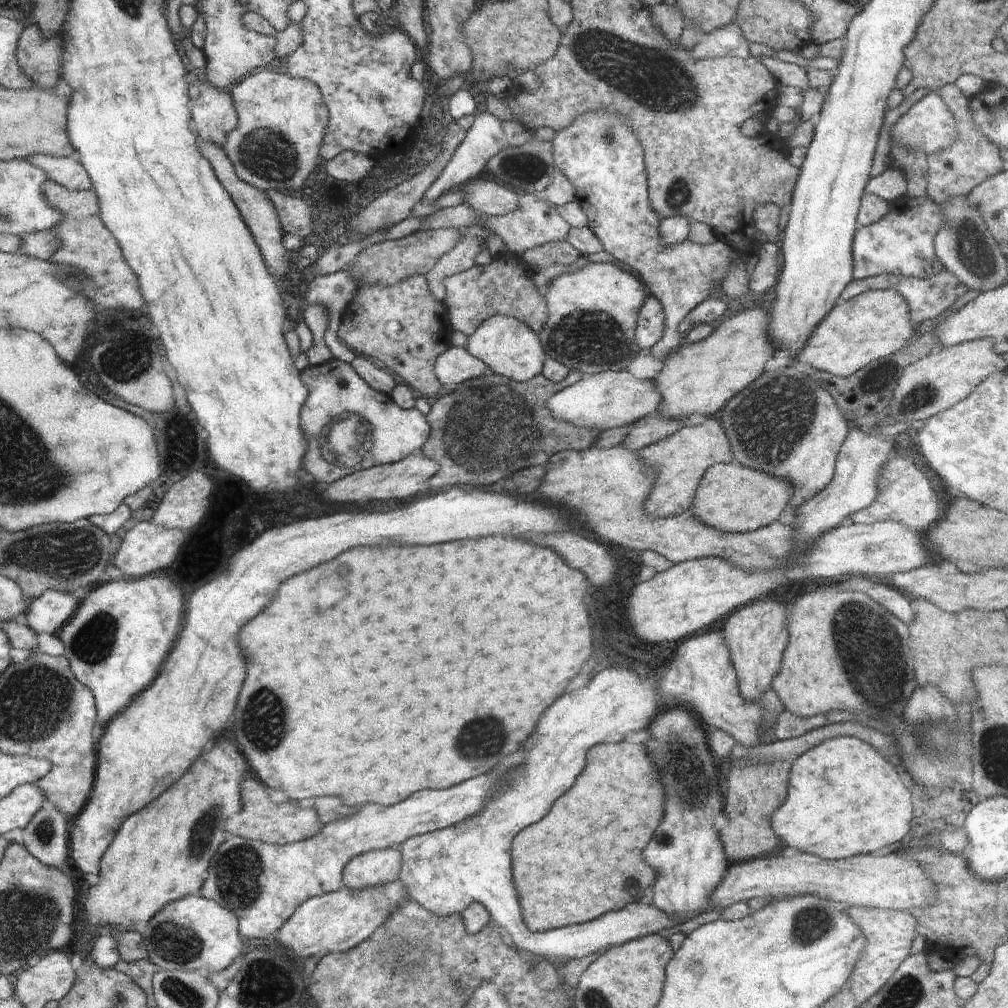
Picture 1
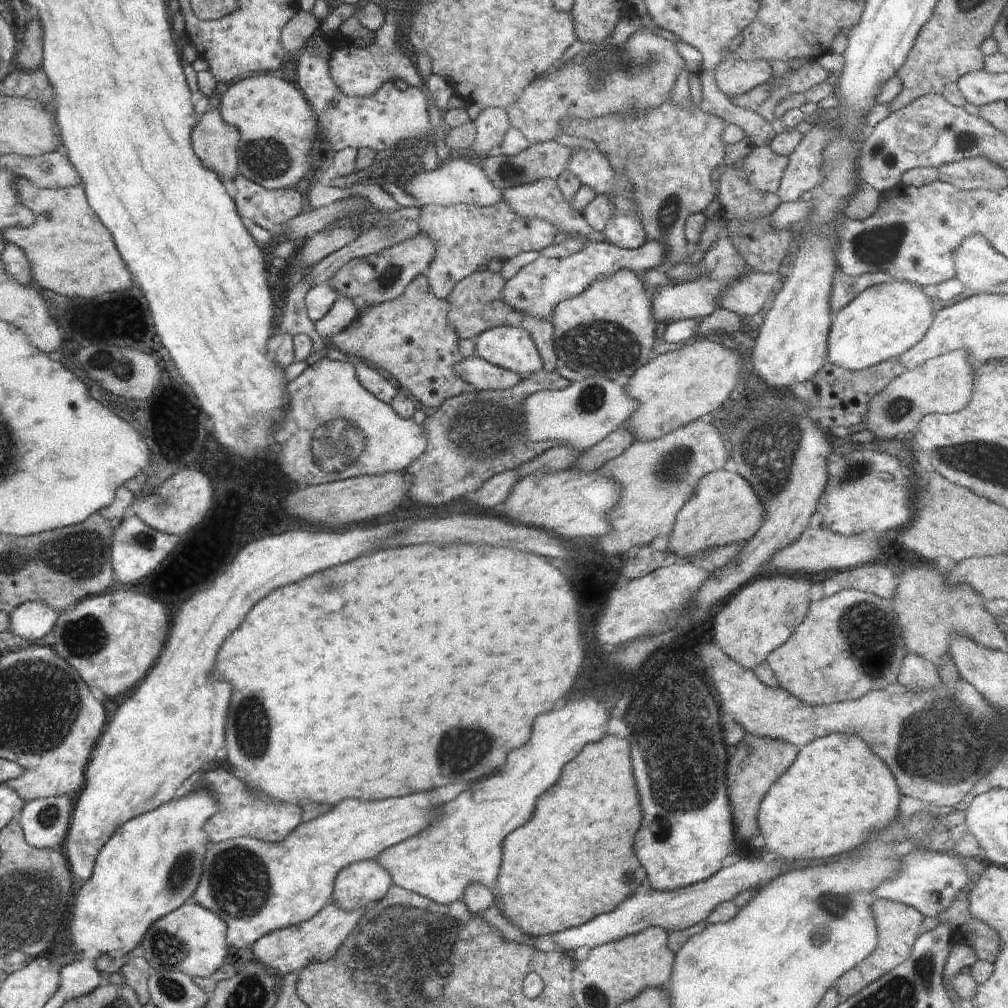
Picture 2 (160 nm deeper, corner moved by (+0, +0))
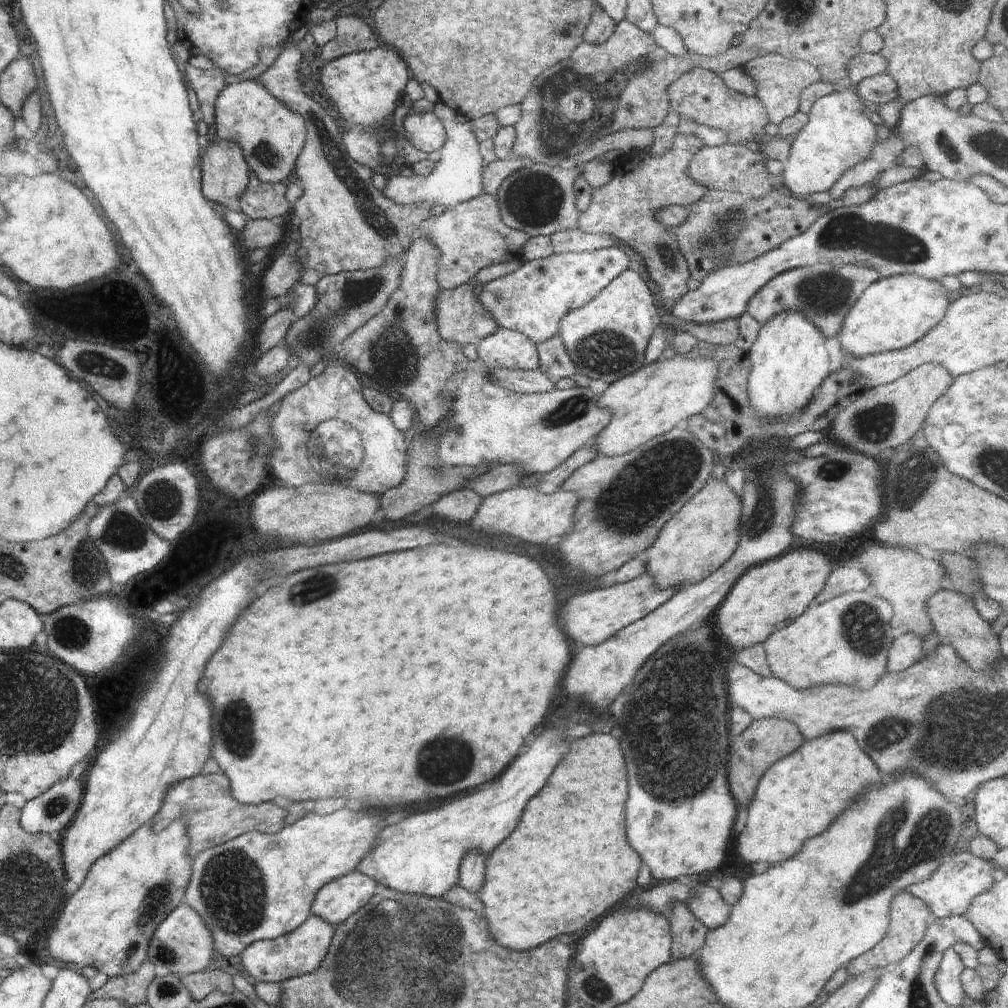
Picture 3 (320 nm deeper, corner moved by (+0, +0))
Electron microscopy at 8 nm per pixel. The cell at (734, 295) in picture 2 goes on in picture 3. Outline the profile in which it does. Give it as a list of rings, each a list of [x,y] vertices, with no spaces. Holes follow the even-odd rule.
[[[816,263],[796,267],[767,282],[751,299],[747,313],[764,324],[780,313],[795,311],[816,325],[826,340],[836,337],[848,311],[860,295],[879,278],[877,270],[862,265]]]

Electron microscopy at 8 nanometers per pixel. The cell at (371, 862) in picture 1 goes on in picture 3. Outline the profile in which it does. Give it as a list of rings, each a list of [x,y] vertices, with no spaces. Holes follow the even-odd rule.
[[[354,870],[346,873],[318,891],[311,915],[320,916],[336,926],[370,902],[379,887],[376,879],[361,872]]]

